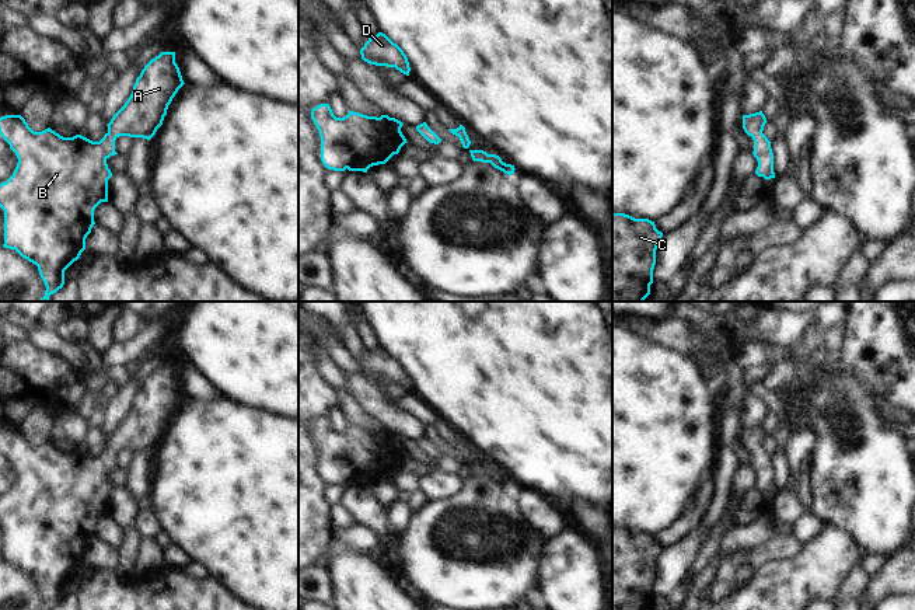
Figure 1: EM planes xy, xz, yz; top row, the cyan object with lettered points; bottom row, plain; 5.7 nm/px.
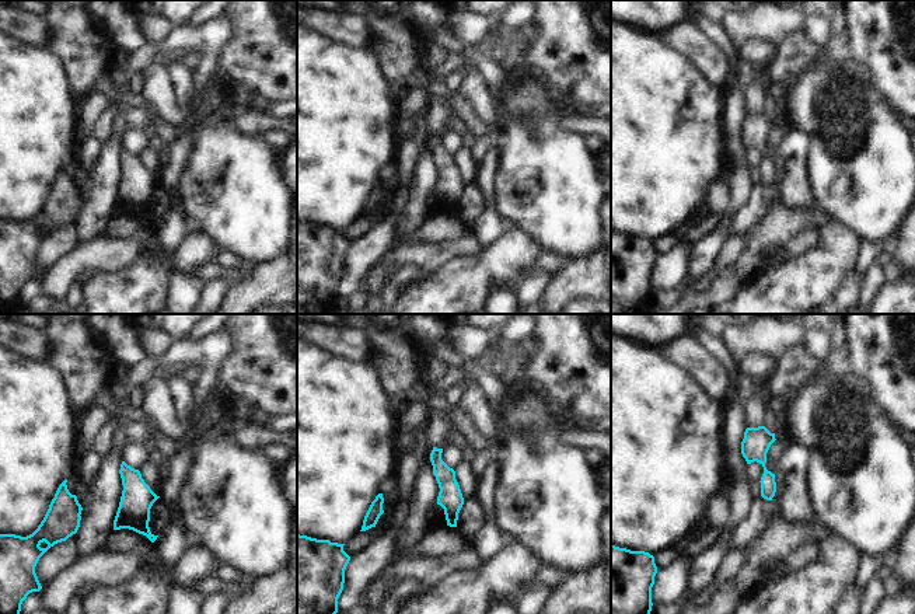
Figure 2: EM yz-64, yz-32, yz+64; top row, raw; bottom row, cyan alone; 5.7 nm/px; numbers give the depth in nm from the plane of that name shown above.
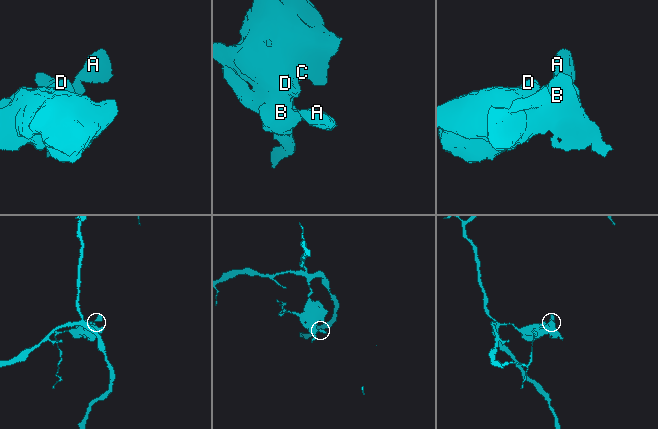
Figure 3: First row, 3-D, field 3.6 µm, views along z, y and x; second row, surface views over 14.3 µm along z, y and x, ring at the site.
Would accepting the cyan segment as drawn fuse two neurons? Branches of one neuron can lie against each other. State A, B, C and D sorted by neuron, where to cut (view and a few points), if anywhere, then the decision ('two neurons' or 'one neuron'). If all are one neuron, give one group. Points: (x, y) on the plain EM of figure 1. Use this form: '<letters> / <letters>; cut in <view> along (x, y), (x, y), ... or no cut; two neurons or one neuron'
A B C D; no cut; one neuron

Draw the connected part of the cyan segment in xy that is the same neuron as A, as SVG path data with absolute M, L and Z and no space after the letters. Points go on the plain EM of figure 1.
M161 366L144 380L130 411L112 431L106 439L108 446L99 456L81 449L63 452L50 442L34 446L21 429L0 432L0 449L18 473L13 489L0 498L0 522L4 524L3 561L15 564L38 581L46 600L45 610L63 602L64 585L85 564L85 553L95 538L95 522L108 516L108 494L112 487L106 474L118 468L115 454L119 450L150 454L163 439L168 419L184 398L175 366Z

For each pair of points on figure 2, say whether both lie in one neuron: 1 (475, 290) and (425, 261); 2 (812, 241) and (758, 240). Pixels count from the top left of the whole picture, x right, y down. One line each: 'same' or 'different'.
1: different
2: different

